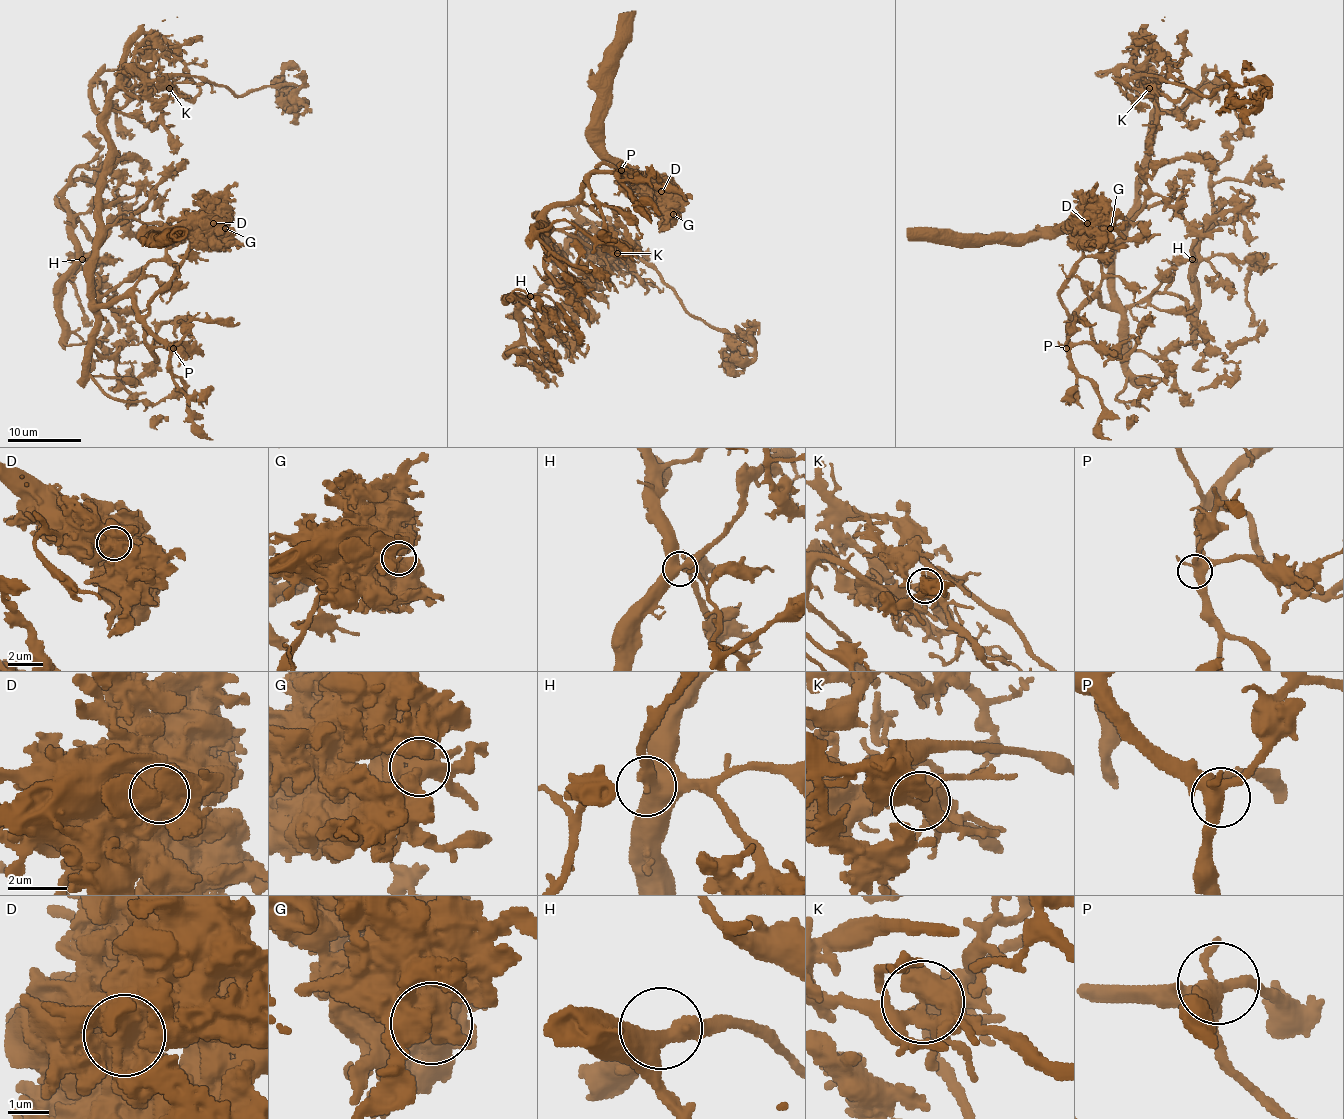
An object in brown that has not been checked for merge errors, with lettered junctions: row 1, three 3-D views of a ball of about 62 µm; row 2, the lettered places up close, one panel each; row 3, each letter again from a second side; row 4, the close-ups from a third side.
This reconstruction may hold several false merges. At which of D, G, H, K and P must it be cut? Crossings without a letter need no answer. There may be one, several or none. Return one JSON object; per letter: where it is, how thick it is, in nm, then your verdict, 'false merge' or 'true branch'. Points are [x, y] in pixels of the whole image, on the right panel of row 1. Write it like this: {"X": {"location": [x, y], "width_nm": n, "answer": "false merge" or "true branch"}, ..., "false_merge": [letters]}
{"D": {"location": [1087, 223], "width_nm": 1450, "answer": "false merge"}, "G": {"location": [1110, 228], "width_nm": 480, "answer": "true branch"}, "H": {"location": [1192, 259], "width_nm": 460, "answer": "true branch"}, "K": {"location": [1149, 88], "width_nm": 500, "answer": "false merge"}, "P": {"location": [1066, 348], "width_nm": 440, "answer": "true branch"}, "false_merge": ["D", "K"]}

